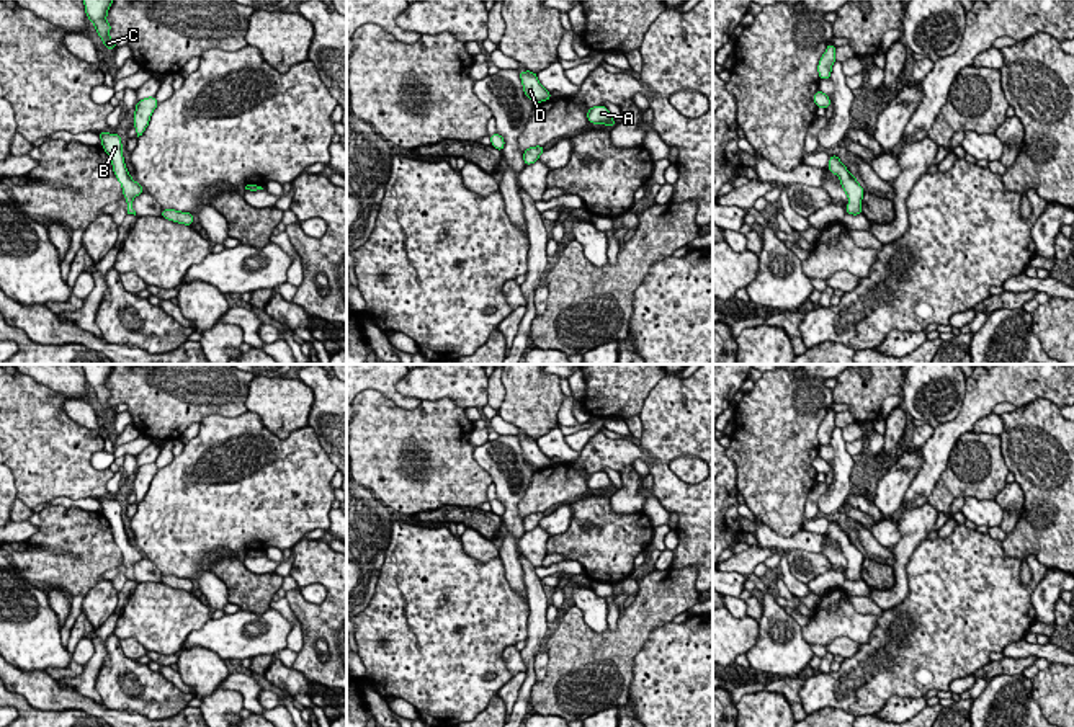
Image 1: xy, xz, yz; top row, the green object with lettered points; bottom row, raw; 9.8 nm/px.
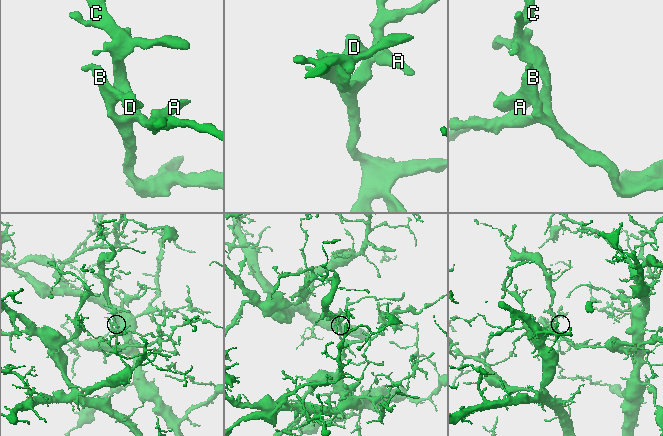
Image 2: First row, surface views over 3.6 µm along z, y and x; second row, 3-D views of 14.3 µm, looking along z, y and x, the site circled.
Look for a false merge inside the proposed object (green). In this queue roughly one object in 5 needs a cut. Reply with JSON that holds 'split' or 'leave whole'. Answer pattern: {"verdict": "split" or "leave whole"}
{"verdict": "leave whole"}

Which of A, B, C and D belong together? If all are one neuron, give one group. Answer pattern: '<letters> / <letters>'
A B C D

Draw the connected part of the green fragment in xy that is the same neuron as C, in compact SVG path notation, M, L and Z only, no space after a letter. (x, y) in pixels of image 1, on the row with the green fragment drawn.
M83 0L88 20L93 23L98 36L110 51L116 47L116 39L110 38L111 25L106 21L111 3L113 0Z

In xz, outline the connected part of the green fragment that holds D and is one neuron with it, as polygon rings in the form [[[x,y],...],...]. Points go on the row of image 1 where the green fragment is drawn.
[[[526,70],[518,74],[521,78],[523,91],[533,103],[551,100],[551,91],[543,88],[535,72]]]

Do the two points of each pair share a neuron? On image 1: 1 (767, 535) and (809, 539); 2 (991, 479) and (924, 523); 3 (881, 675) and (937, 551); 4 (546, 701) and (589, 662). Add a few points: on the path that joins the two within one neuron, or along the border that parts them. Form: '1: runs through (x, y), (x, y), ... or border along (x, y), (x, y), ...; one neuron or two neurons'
1: runs through (777, 541), (800, 541); one neuron
2: border along (927, 500), (939, 512); two neurons
3: runs through (912, 651), (937, 626), (937, 584); one neuron
4: runs through (556, 695), (579, 672); one neuron

